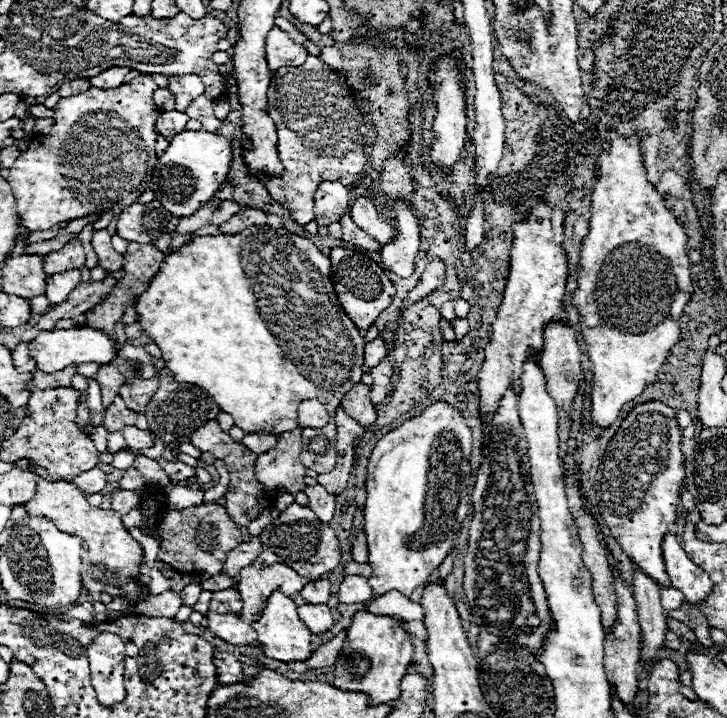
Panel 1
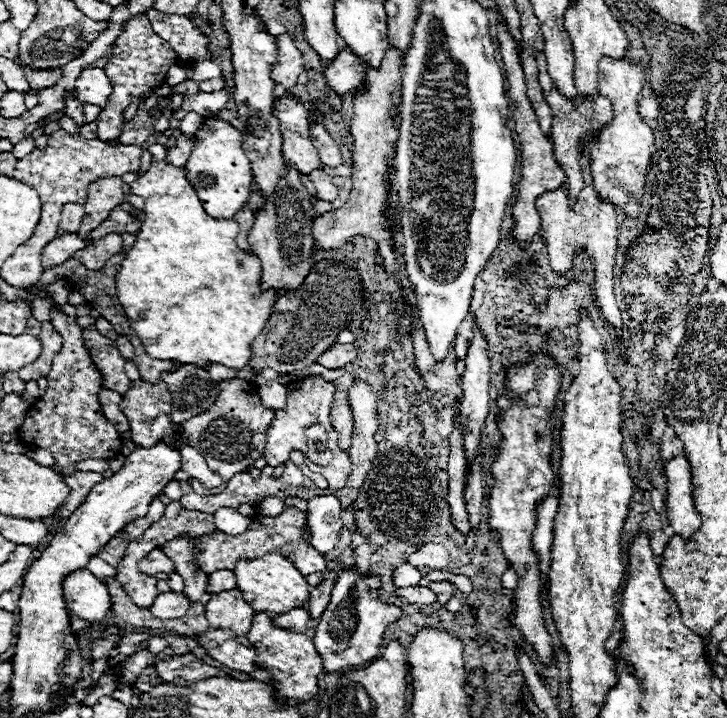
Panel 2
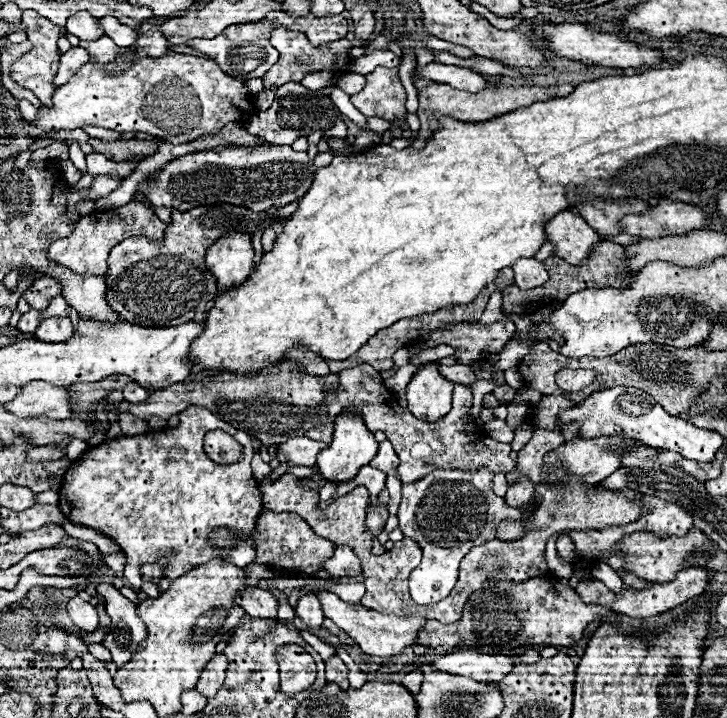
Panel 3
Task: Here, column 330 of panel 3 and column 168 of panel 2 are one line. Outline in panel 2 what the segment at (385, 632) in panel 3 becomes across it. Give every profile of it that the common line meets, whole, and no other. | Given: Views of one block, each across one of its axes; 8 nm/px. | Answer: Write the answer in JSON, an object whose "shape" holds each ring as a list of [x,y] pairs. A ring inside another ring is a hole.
{"shape":[[[168,592],[168,594],[158,594],[154,598],[154,604],[150,606],[150,614],[160,620],[176,620],[186,614],[190,608],[190,600],[182,592]]]}

